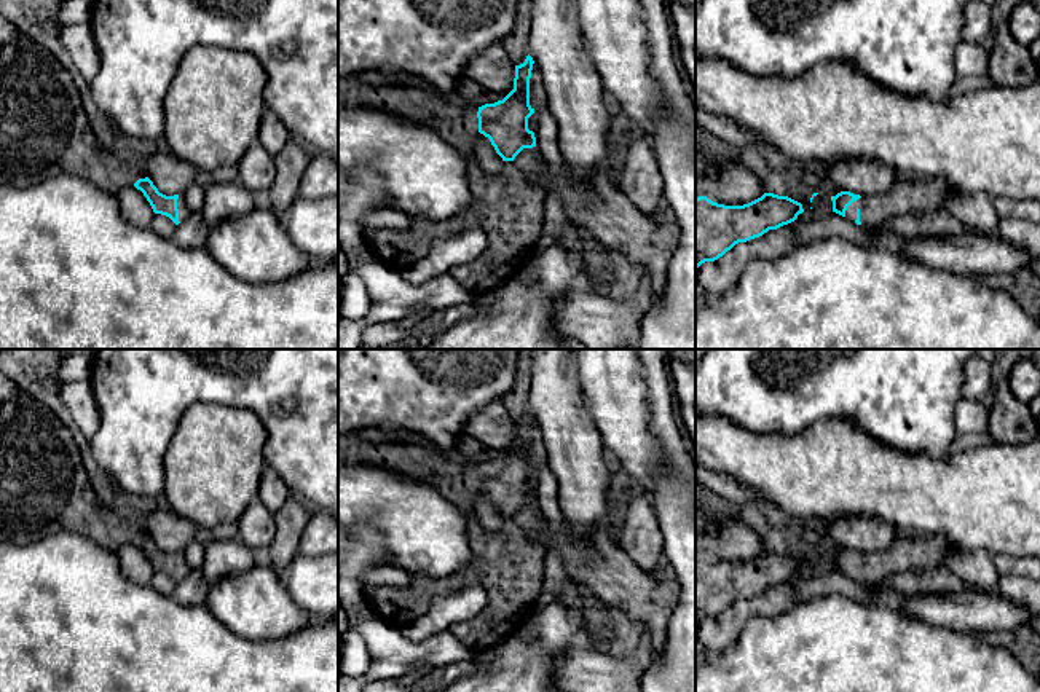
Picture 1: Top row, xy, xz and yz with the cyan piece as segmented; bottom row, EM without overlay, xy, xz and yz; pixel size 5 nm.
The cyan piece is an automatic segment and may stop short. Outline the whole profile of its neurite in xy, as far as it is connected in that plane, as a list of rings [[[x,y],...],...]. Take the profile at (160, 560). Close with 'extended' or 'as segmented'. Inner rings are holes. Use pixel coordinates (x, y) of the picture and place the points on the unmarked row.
[[[0,372],[0,542],[24,545],[64,531],[85,534],[110,552],[134,542],[155,571],[169,574],[175,582],[190,571],[182,552],[160,550],[144,526],[99,501],[70,427]]] | extended

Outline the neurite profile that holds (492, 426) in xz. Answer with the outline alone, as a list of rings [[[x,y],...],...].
[[[491,402],[469,418],[464,435],[480,442],[483,448],[507,453],[514,446],[515,423],[501,402]]]

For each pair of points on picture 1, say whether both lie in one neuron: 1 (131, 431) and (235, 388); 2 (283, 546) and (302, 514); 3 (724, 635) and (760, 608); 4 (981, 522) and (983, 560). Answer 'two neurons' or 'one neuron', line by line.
1: one neuron
2: one neuron
3: one neuron
4: two neurons

